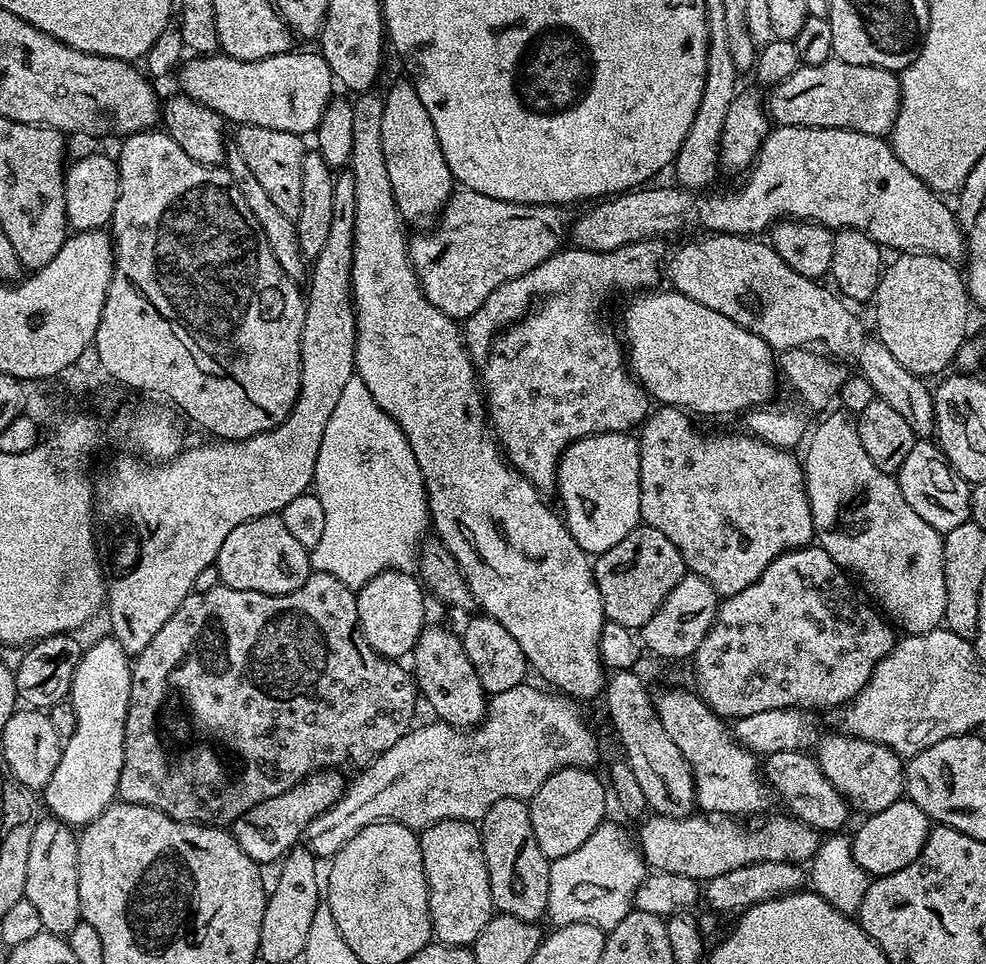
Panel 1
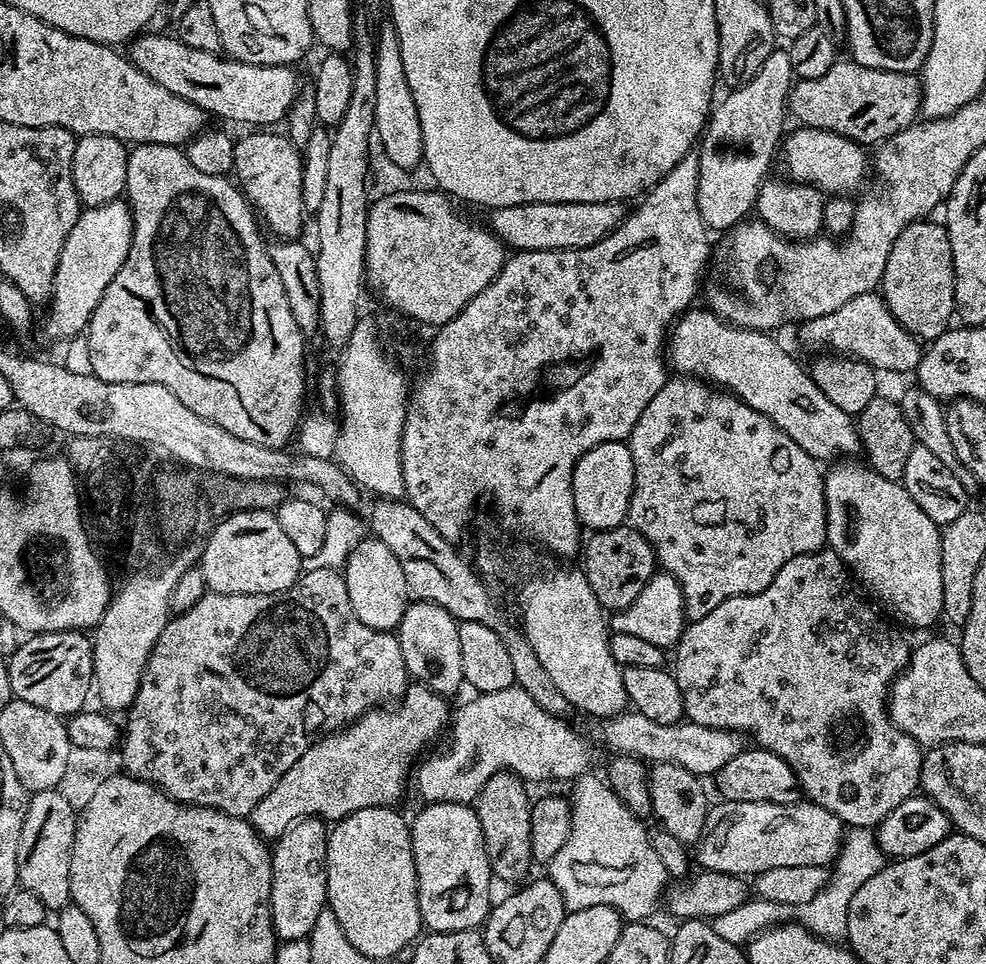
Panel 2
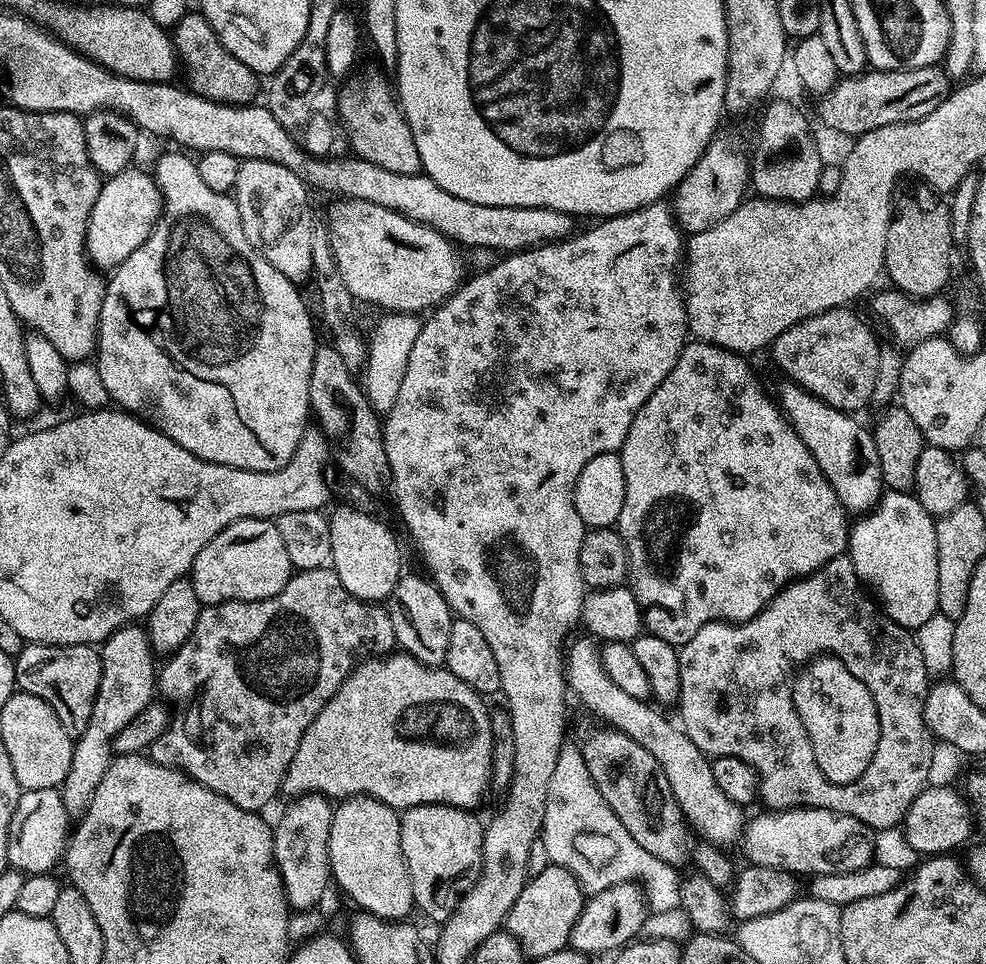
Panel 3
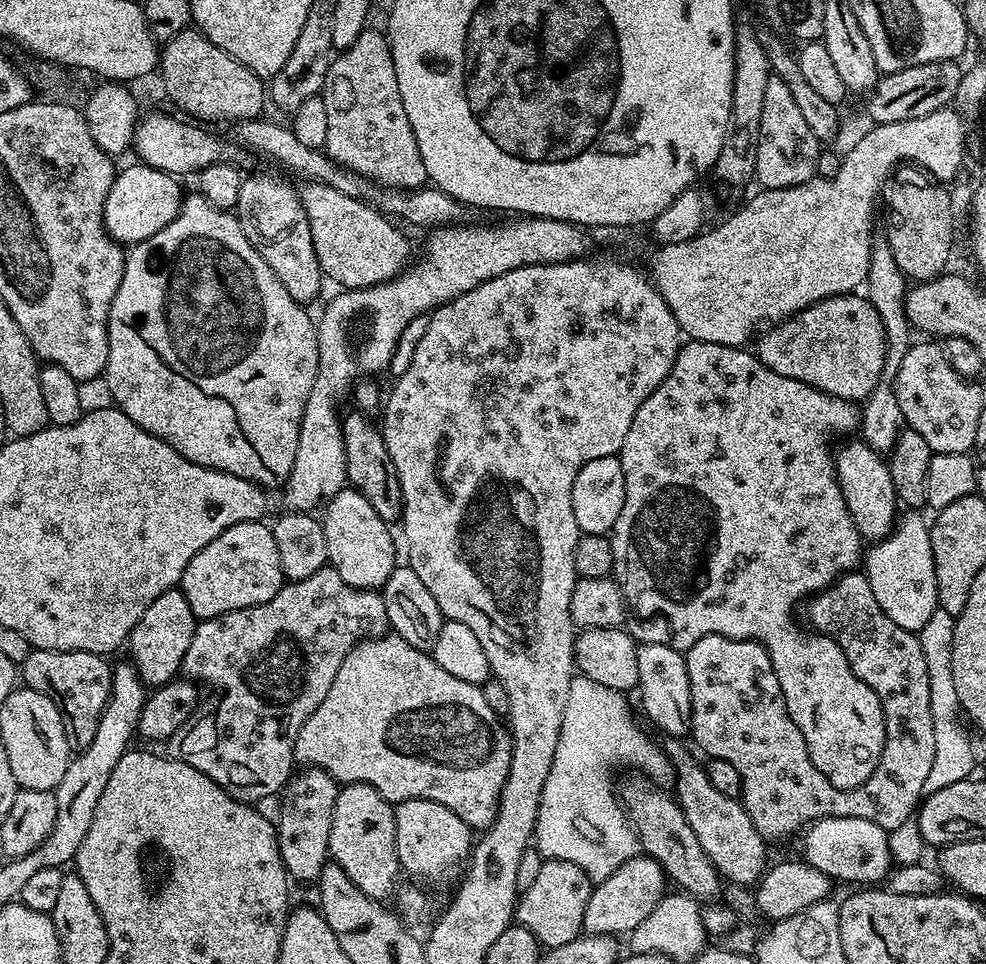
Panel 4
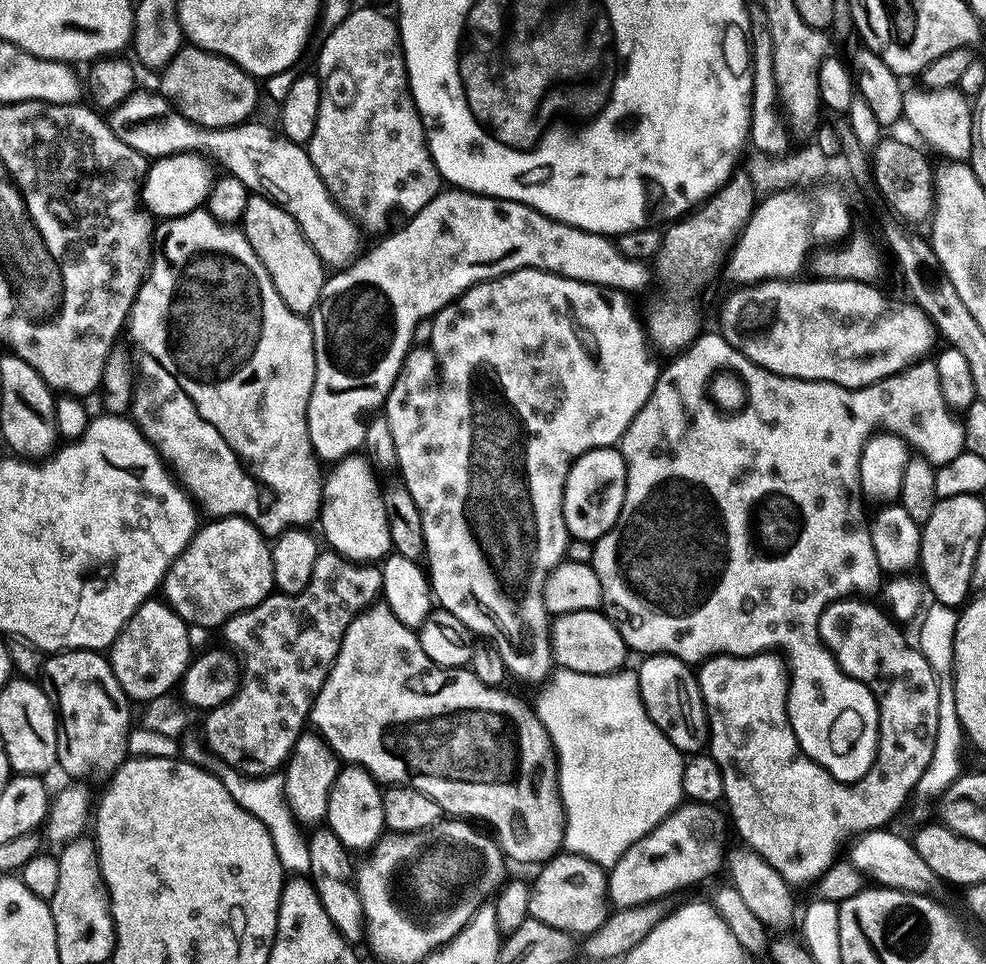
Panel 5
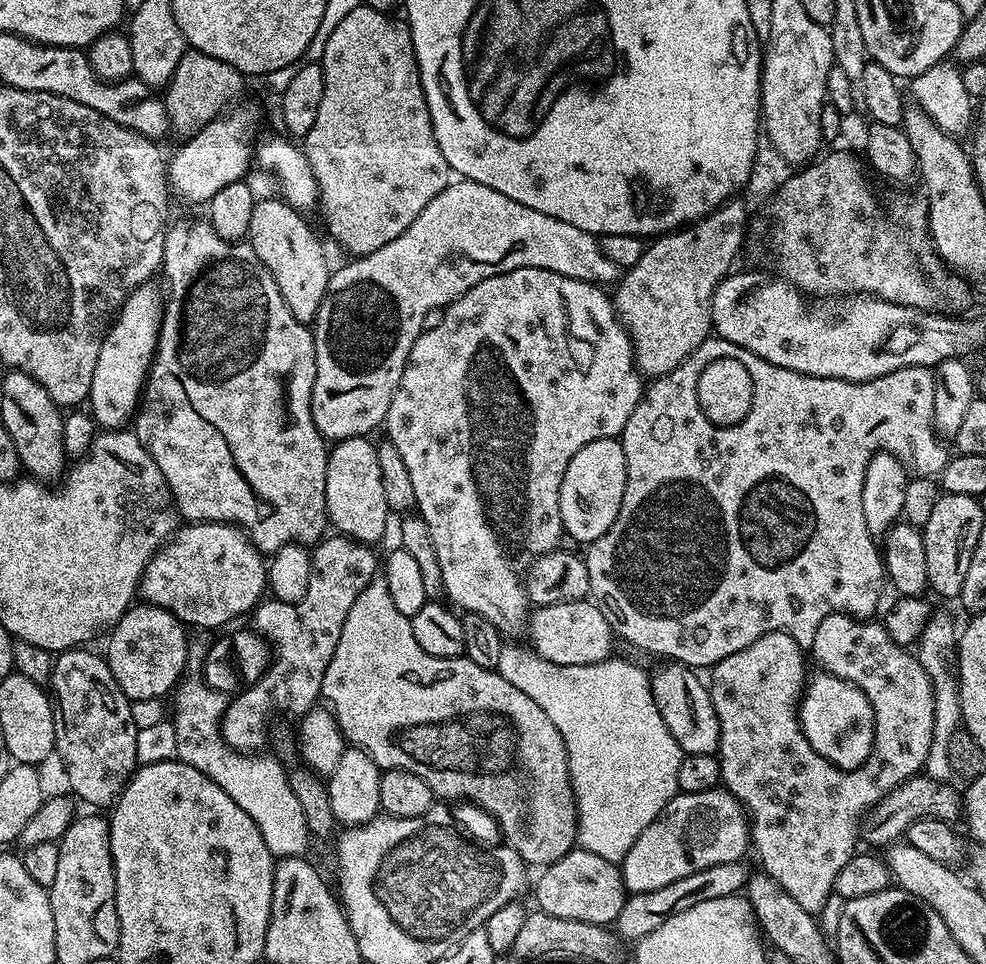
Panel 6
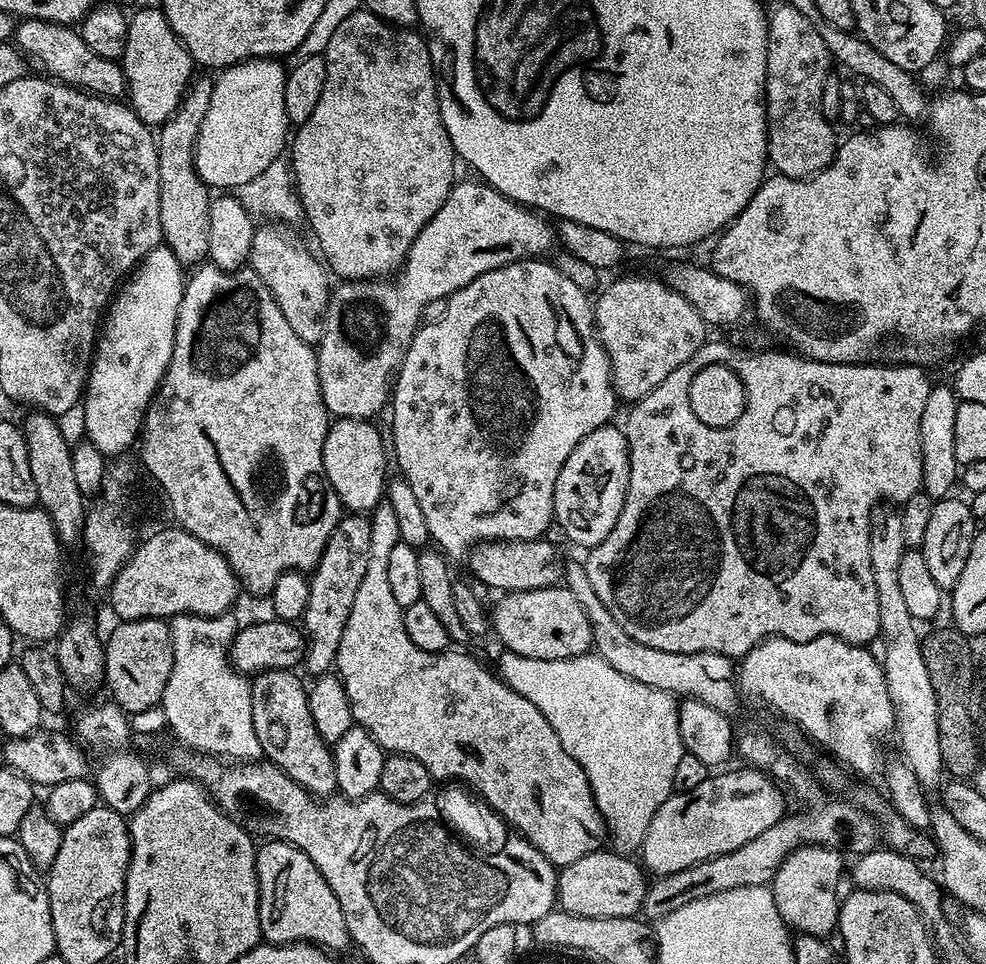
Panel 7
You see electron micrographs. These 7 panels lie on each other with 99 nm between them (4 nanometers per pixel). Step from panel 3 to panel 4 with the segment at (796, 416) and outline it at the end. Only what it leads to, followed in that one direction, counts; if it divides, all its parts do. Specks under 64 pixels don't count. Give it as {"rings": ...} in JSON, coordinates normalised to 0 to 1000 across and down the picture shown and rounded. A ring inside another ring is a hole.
{"rings":[[[872,454],[854,462],[852,470],[847,470],[846,480],[854,517],[873,557],[880,562],[897,559],[911,538],[911,520],[900,480]]]}

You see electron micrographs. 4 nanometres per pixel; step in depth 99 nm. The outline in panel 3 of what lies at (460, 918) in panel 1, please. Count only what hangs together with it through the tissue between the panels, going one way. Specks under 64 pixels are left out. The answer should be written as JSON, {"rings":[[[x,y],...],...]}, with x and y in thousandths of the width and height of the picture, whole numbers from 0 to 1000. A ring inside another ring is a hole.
{"rings":[[[429,834],[406,842],[408,886],[416,907],[419,939],[443,956],[459,950],[487,910],[492,856],[483,844],[455,834]]]}

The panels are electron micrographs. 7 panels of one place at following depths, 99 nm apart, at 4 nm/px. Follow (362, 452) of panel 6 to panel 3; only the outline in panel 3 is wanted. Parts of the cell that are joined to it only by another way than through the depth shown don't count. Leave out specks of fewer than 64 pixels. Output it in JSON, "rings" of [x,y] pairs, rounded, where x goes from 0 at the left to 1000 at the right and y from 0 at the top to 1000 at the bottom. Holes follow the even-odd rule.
{"rings":[[[361,526],[345,527],[335,535],[335,588],[347,600],[347,608],[370,624],[389,624],[397,618],[408,596],[406,564],[402,556],[383,539],[363,531]]]}

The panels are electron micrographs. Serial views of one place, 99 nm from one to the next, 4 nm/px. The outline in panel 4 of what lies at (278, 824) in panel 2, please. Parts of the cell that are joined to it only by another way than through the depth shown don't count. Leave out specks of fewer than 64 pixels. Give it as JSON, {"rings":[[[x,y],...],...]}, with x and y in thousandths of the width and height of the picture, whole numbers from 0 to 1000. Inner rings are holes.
{"rings":[[[386,658],[380,662],[366,664],[364,668],[357,671],[335,712],[335,720],[331,720],[331,724],[327,724],[327,732],[323,732],[323,737],[318,737],[318,741],[314,741],[314,745],[310,745],[306,757],[300,763],[298,788],[304,795],[330,797],[346,814],[374,813],[379,815],[379,820],[386,822],[396,832],[439,830],[460,840],[460,844],[465,844],[465,849],[469,849],[469,853],[473,853],[476,859],[494,861],[499,858],[499,853],[503,850],[507,821],[511,817],[515,806],[515,793],[511,790],[502,793],[499,789],[499,768],[501,771],[507,772],[511,768],[511,759],[513,763],[512,748],[510,751],[507,747],[510,746],[499,735],[497,728],[493,728],[488,711],[469,707],[469,703],[460,703],[460,699],[452,699],[452,695],[448,695],[448,691],[444,691],[444,687],[438,684],[433,675],[416,670],[416,666],[412,666],[407,660]]]}

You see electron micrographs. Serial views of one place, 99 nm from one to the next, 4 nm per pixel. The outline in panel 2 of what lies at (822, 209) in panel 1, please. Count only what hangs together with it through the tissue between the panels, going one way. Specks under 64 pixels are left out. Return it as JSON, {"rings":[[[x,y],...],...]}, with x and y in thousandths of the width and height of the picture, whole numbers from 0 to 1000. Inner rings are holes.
{"rings":[[[808,132],[808,137],[800,136],[793,145],[793,166],[795,162],[795,174],[800,178],[808,191],[822,191],[837,201],[864,201],[867,195],[876,187],[876,182],[882,178],[882,162],[875,152],[866,148],[862,143],[851,141],[845,137],[839,137],[833,133]],[[538,210],[501,216],[494,223],[494,235],[512,255],[523,261],[586,259],[602,255],[602,251],[618,245],[633,229],[635,216],[629,210]]]}

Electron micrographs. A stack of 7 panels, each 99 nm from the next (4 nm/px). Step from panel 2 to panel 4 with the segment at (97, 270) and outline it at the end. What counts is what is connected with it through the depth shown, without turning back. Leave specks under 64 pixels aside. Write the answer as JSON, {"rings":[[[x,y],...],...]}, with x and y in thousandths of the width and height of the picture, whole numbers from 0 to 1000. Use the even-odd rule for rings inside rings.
{"rings":[[[145,168],[137,169],[131,174],[123,173],[119,177],[118,188],[112,193],[112,201],[108,205],[105,215],[105,233],[110,238],[110,244],[126,255],[141,253],[142,250],[160,243],[160,239],[167,237],[181,223],[185,215],[183,191],[178,188],[182,186],[175,179],[166,178],[162,174],[154,174]]]}

